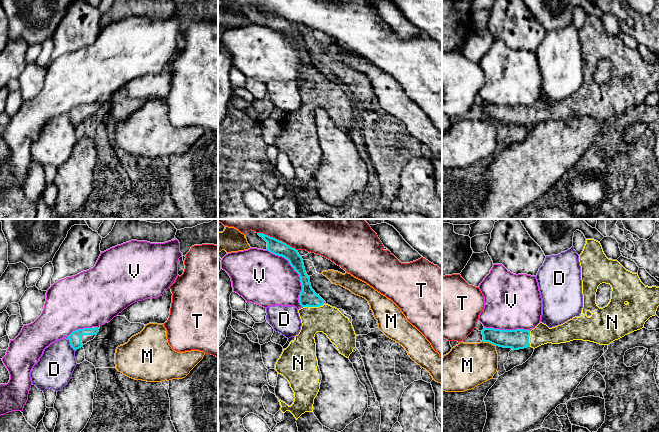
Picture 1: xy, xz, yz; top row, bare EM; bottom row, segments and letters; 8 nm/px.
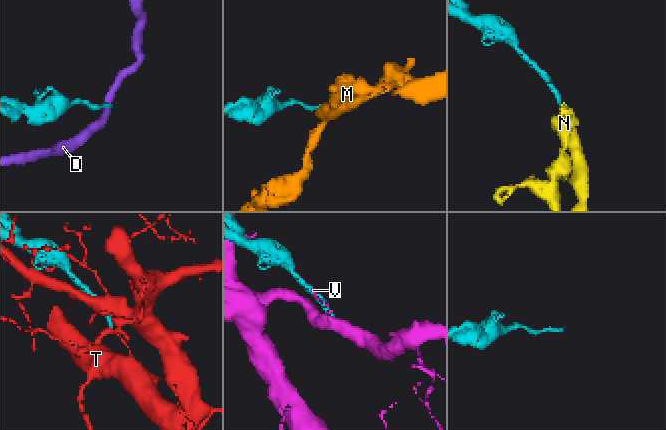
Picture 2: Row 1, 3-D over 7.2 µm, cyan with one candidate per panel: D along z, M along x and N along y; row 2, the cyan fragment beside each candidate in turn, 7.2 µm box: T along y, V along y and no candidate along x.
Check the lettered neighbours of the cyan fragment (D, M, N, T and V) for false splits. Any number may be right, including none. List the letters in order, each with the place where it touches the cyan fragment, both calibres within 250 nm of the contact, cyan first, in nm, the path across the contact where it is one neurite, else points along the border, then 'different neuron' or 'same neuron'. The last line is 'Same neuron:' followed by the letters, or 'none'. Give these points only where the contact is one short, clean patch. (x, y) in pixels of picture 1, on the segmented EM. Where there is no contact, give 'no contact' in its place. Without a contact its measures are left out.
D: xy (70, 344) | 100/300 nm | along xy (67, 337), (70, 345), (75, 350) | different neuron
M: yz (489, 342) | 160/360 nm | different neuron
N: xz (311, 306) | 140/220 nm | across xz (308, 297), (311, 306), (323, 318), (327, 319) | same neuron
T: xz (278, 240) | 120/460 nm | different neuron
V: xz (297, 272) | 140/420 nm | different neuron
Same neuron: N

